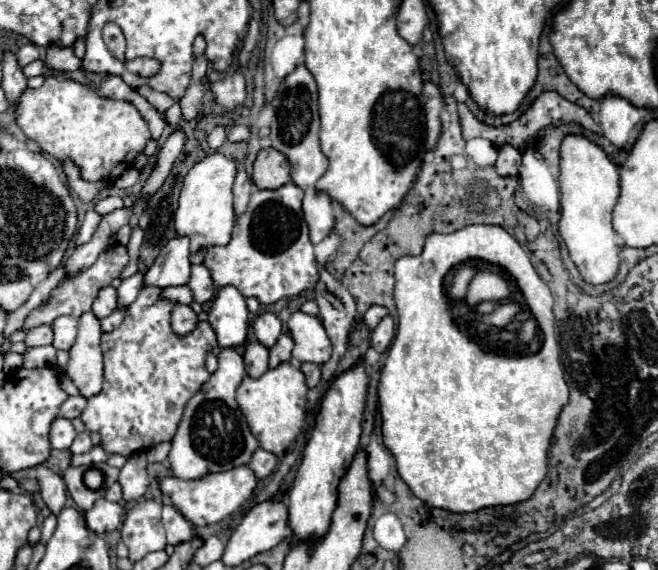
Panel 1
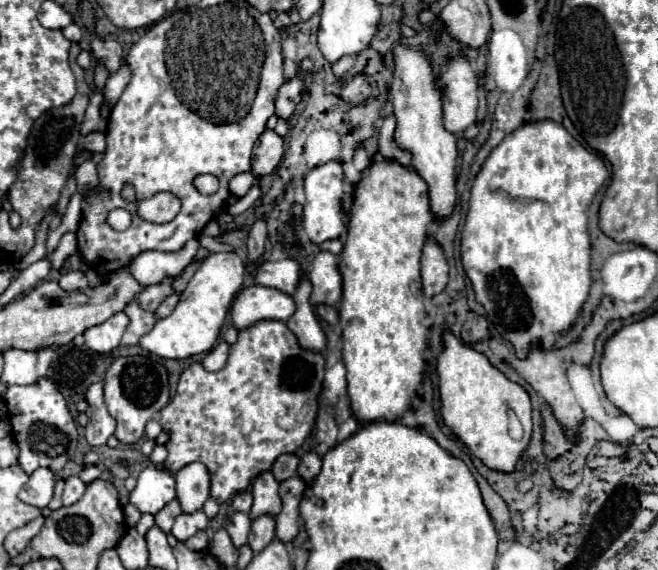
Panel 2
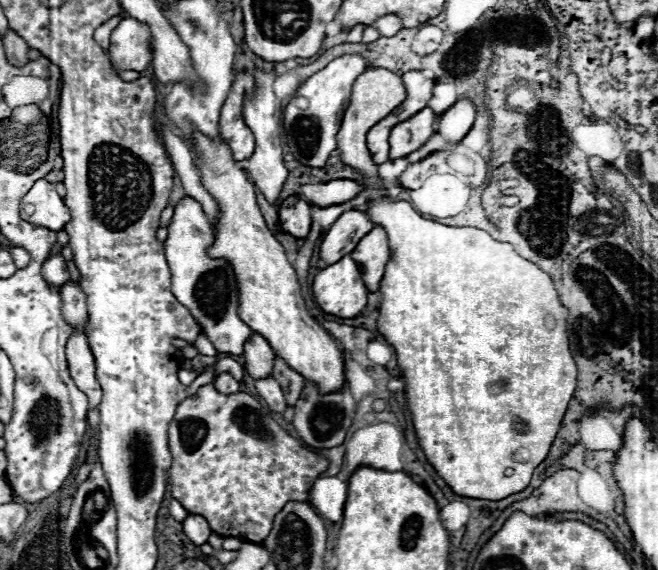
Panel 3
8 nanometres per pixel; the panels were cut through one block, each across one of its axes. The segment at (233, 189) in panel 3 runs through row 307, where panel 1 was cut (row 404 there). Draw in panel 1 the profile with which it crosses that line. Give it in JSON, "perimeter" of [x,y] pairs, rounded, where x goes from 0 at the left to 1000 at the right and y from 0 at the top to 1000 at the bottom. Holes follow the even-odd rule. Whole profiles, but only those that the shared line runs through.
{"perimeter":[[[429,635],[419,646],[407,646],[395,663],[371,663],[359,684],[359,705],[386,761],[395,786],[429,800],[435,786],[456,761],[465,730],[465,674],[462,656],[441,635]]]}

